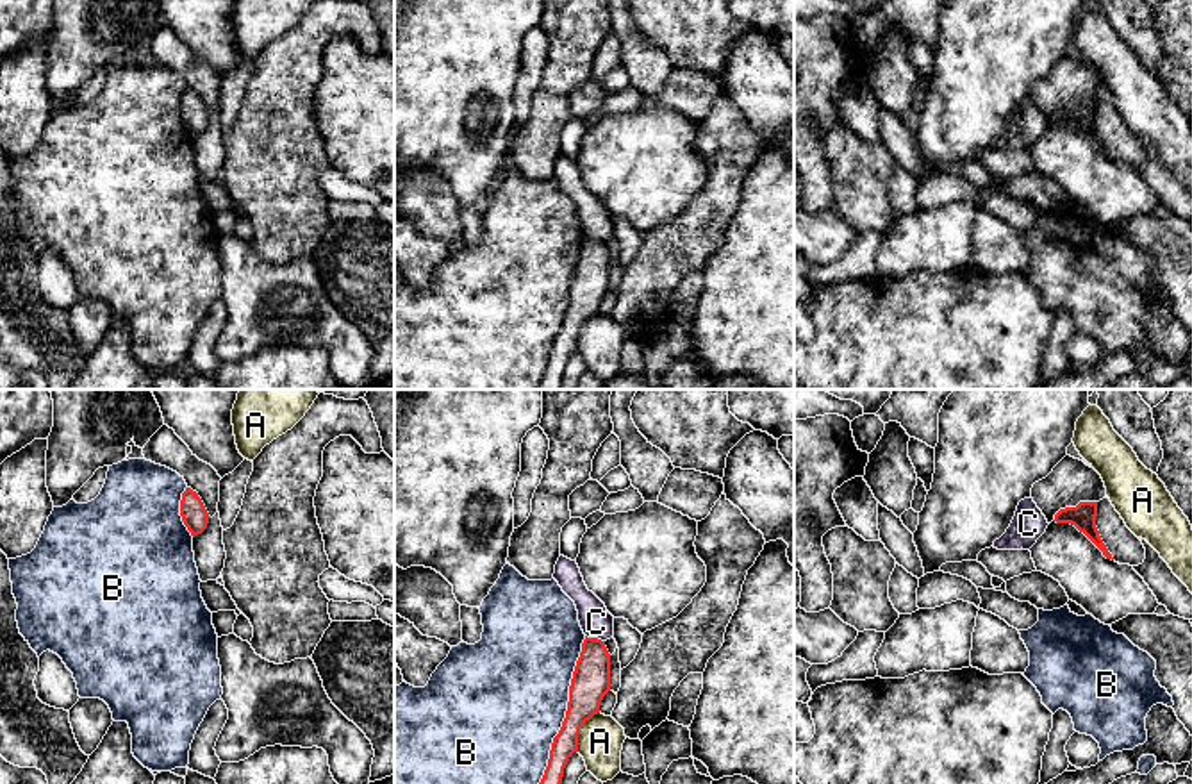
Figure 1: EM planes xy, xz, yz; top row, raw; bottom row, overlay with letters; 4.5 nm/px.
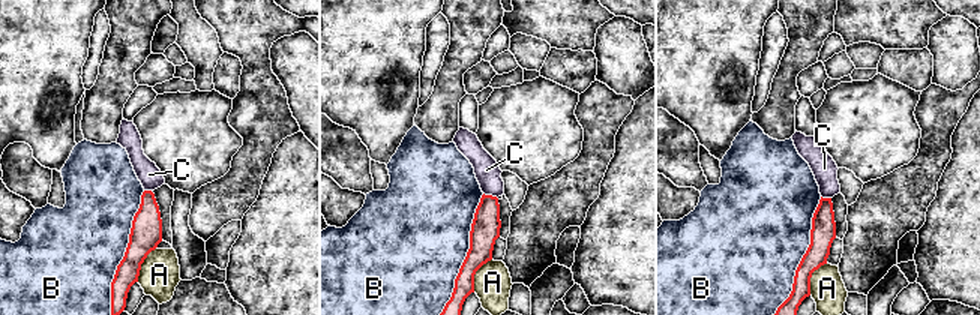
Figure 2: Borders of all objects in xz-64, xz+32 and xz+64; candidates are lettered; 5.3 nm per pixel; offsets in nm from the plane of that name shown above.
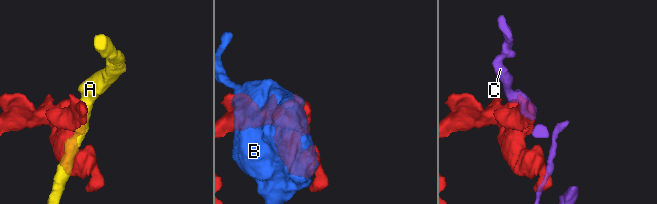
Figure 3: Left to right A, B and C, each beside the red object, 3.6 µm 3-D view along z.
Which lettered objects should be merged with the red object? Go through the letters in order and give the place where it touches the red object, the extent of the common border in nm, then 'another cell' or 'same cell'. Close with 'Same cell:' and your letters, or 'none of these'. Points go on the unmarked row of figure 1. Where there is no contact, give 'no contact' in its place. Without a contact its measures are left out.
A: xz (579, 331) | 200 nm | another cell
B: xz (566, 313) | 700 nm | another cell
C: xz (595, 238) | 90 nm | another cell
Same cell: none of these

